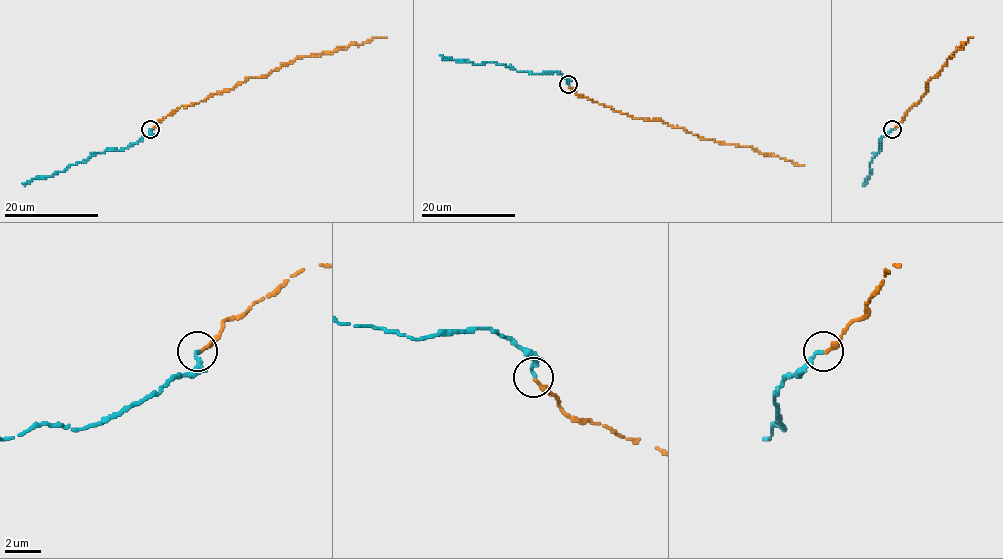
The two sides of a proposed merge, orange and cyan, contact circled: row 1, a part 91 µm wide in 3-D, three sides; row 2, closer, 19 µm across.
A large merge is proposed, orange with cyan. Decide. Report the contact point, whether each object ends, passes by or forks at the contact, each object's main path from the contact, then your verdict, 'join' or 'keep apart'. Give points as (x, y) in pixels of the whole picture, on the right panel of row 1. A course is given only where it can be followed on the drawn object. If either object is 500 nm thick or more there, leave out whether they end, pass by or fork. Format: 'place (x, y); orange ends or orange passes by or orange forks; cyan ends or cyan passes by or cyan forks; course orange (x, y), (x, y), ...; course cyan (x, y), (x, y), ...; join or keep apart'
place (892, 129); orange ends; cyan ends; course orange (892, 130), (925, 93), (927, 83), (946, 60), (973, 37); course cyan (892, 130), (879, 140), (882, 150), (879, 148), (869, 165), (872, 172), (863, 184); join

